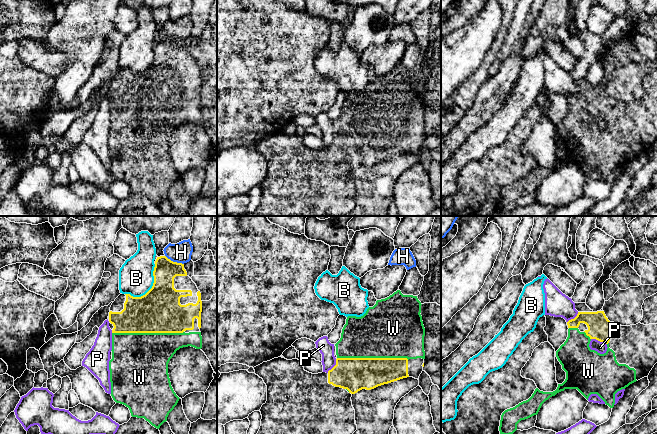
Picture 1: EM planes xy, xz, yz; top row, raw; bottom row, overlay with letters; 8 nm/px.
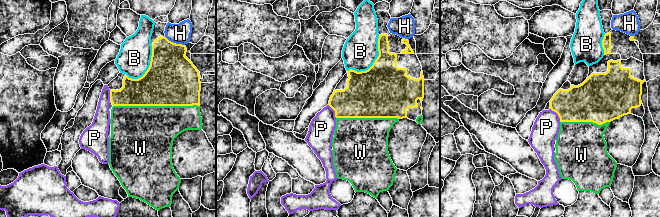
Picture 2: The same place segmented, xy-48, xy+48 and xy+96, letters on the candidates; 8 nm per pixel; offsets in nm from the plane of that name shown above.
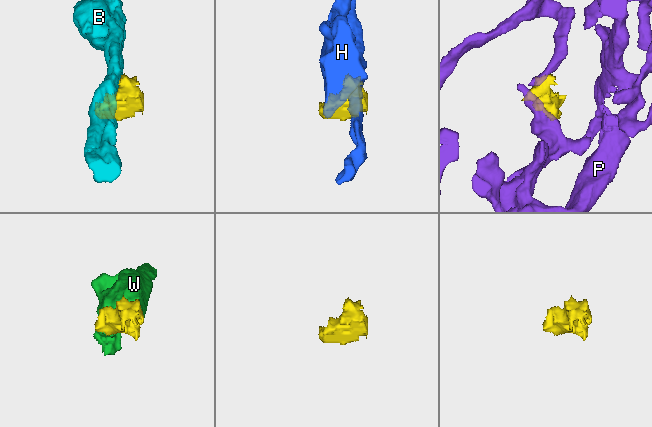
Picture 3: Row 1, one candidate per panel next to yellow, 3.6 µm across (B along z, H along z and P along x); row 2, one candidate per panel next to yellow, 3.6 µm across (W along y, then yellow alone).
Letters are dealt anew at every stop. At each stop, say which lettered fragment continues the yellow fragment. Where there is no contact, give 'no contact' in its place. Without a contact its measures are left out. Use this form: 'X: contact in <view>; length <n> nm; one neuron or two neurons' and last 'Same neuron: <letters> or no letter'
B: contact in xy; length 340 nm; two neurons
H: contact in xy; length 170 nm; two neurons
P: contact in yz; length 140 nm; two neurons
W: contact in xy; length 600 nm; one neuron
Same neuron: W

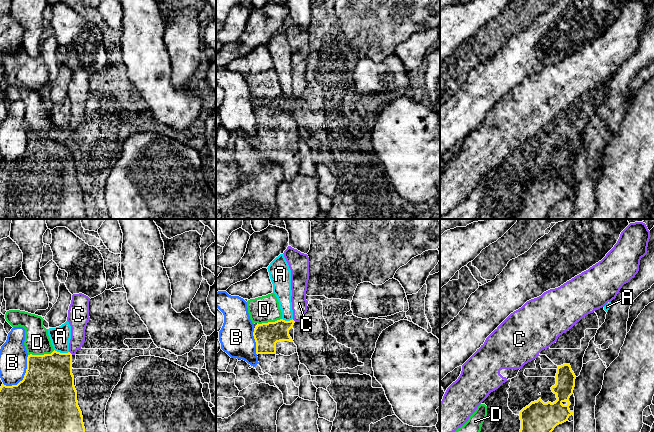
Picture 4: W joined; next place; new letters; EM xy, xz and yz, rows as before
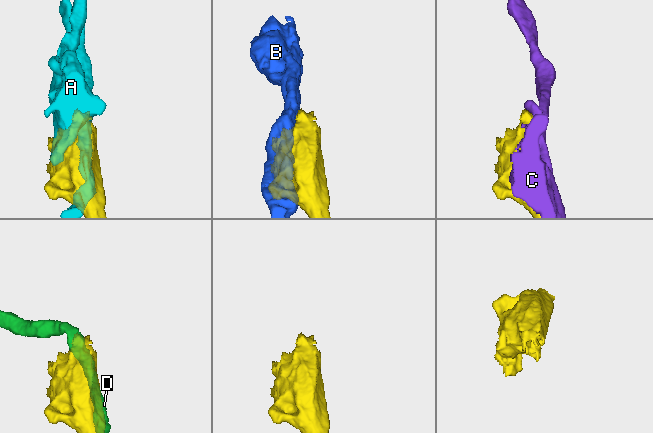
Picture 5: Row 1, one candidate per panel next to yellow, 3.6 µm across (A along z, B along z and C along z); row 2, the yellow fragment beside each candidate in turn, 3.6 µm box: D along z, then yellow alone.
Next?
A: contact in xy; length 120 nm; two neurons
B: contact in xy; length 320 nm; two neurons
C: contact in xy; length 40 nm; two neurons
D: contact in xy; length 220 nm; two neurons
Same neuron: no letter

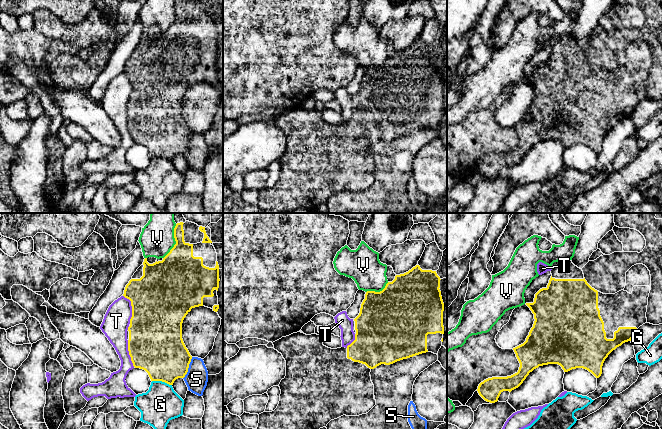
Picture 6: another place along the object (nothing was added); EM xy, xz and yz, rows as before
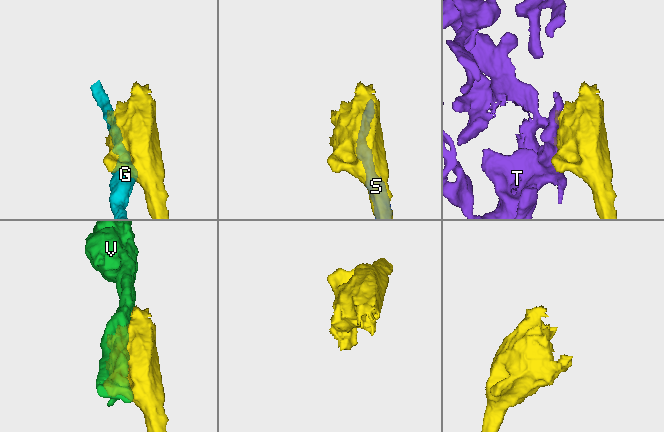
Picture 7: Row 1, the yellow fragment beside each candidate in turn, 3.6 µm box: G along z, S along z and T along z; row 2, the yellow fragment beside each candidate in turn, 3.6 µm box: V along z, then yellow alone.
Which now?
G: contact in xy; length 170 nm; two neurons
S: contact in xy; length 190 nm; two neurons
T: contact in xy; length 240 nm; two neurons
V: contact in xy; length 300 nm; two neurons
Same neuron: no letter

